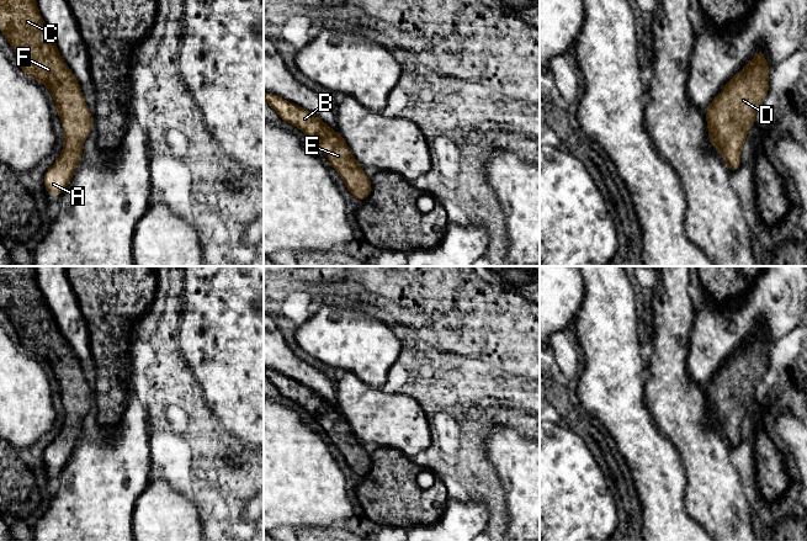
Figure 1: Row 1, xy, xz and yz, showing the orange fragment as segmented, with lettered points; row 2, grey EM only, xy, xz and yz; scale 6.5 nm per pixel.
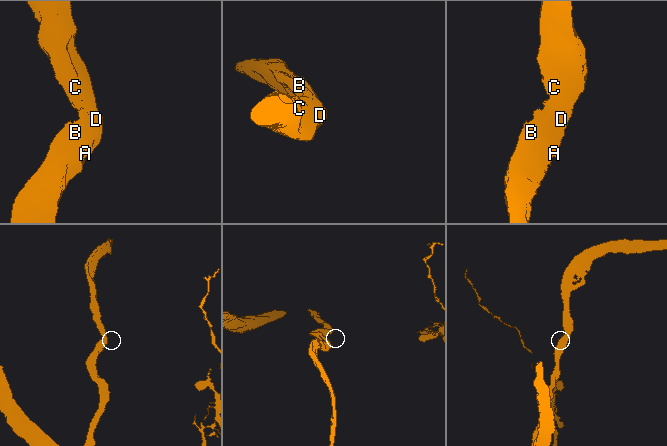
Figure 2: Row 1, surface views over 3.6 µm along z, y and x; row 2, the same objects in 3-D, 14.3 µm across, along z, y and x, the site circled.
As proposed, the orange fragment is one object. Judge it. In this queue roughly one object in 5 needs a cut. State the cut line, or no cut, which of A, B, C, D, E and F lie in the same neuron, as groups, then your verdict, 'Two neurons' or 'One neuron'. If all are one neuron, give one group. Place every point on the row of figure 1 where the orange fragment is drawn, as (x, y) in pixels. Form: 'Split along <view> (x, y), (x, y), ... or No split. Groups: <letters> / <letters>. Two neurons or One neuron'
No split. Groups: A B C D E F. One neuron

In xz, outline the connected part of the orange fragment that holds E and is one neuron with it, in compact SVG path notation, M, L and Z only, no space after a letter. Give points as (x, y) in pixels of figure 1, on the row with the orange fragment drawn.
M265 92L264 100L277 112L282 121L303 131L329 159L331 166L343 177L344 185L359 201L363 202L372 191L360 163L339 132L333 131L319 117L275 94Z

